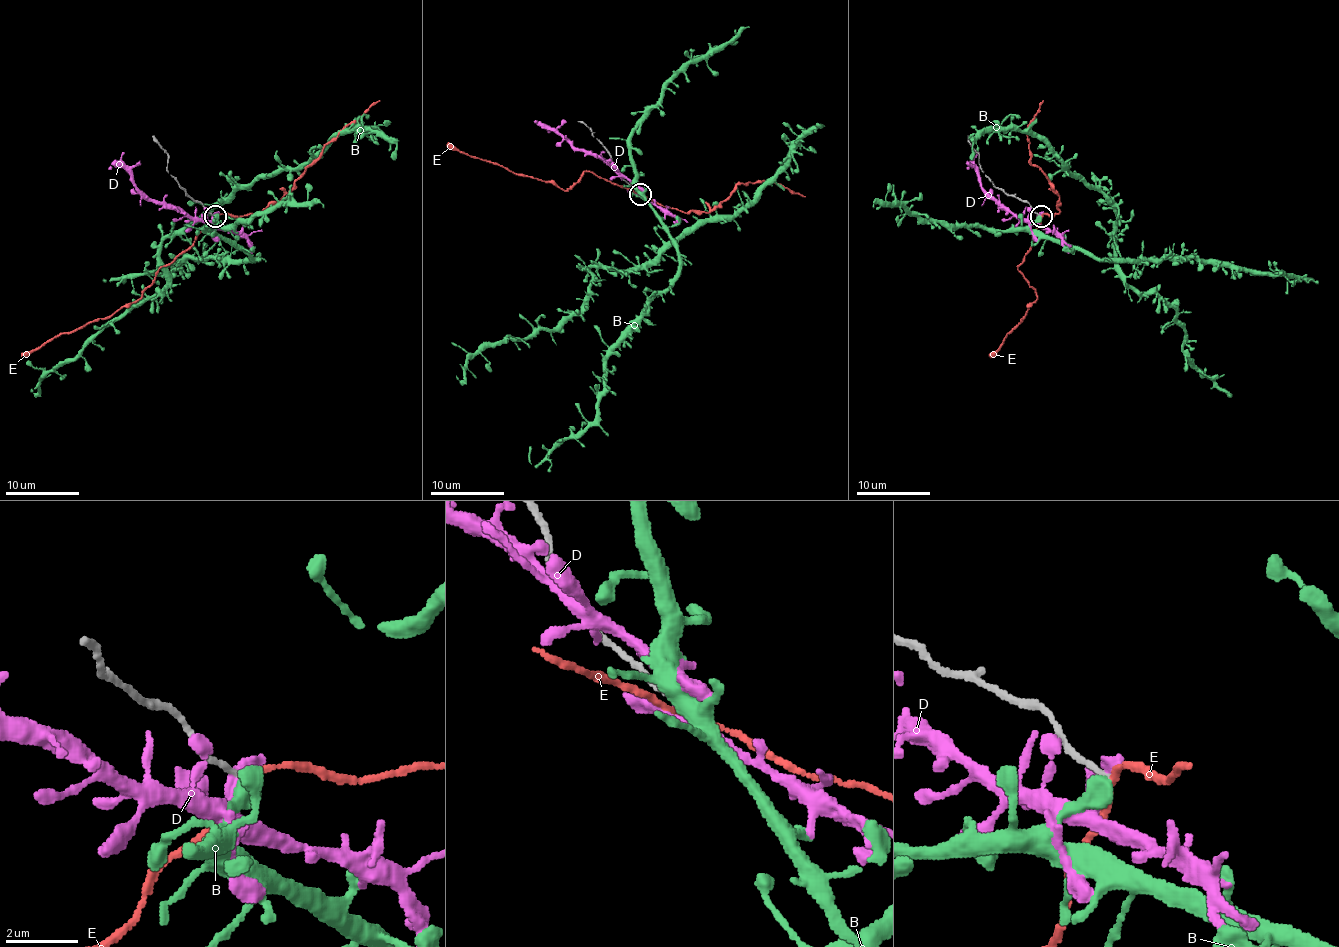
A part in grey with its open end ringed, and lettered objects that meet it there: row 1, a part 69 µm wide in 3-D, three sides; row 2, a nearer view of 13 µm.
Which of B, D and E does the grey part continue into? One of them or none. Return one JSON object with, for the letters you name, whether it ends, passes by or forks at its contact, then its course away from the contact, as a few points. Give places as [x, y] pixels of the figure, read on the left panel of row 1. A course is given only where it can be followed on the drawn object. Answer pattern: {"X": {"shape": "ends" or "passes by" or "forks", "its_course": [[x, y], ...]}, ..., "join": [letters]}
{"join": []}

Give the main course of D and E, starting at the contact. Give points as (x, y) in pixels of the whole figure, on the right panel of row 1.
D: (1039, 215), (1035, 222), (1017, 219), (982, 186), (980, 177), (971, 166), (967, 169)
E: (1040, 217), (1033, 243), (1019, 265), (1019, 270), (1035, 290), (1037, 299), (991, 358)

